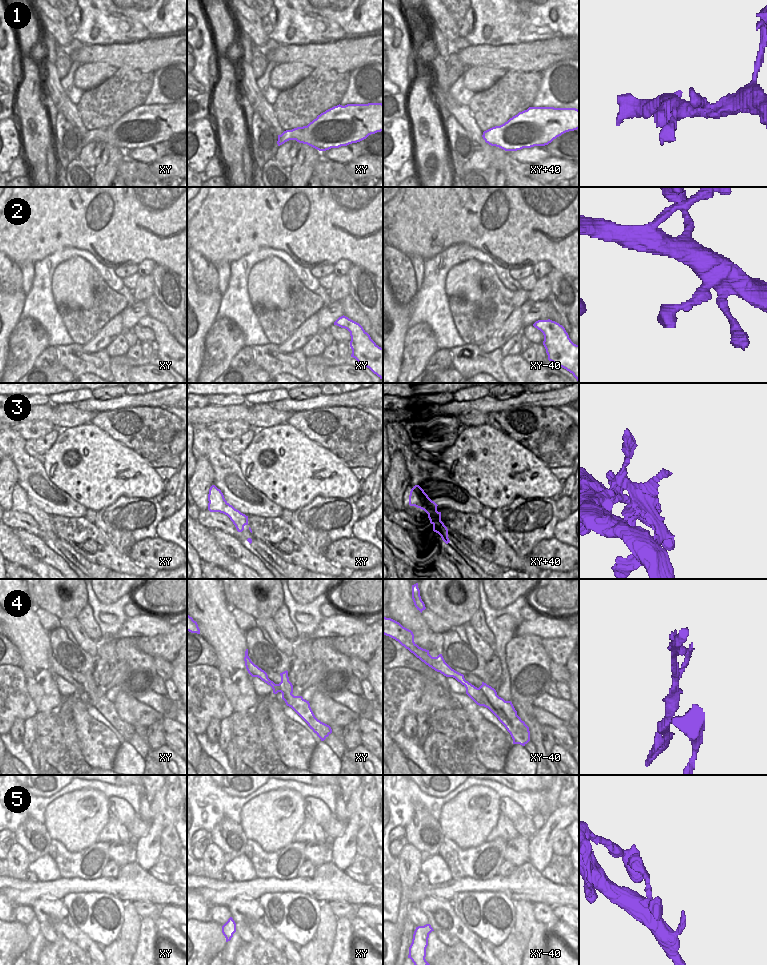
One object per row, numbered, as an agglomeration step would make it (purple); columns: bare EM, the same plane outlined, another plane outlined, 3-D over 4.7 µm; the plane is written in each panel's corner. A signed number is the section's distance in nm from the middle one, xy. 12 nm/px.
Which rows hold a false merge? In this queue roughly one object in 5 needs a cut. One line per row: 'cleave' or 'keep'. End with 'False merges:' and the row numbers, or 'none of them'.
1: keep
2: keep
3: keep
4: keep
5: keep
False merges: none of them

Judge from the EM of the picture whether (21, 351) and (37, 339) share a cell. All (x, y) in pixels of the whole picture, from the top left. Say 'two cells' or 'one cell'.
one cell

